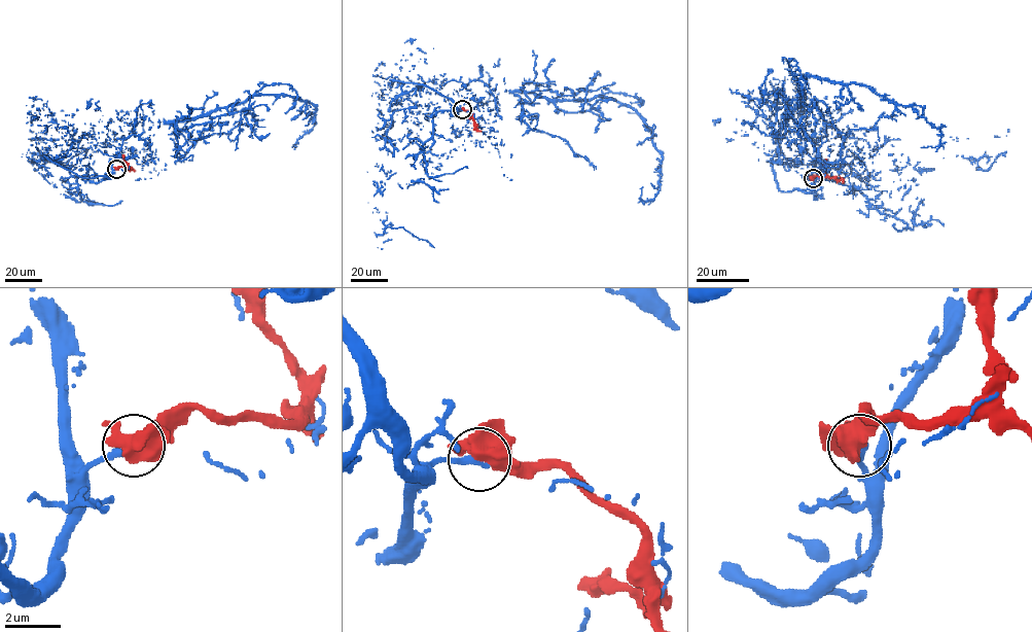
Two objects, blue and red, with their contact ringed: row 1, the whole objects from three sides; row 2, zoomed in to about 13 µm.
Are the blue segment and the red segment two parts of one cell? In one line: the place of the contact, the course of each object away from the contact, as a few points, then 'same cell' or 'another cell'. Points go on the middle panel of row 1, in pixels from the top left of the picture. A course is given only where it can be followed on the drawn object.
(462, 109) | blue via (462, 110), (400, 81), (390, 110), (428, 107), (427, 173), (401, 187), (393, 174), (367, 202), (434, 247) | red via (462, 110), (472, 114), (474, 126), (481, 131) | another cell

